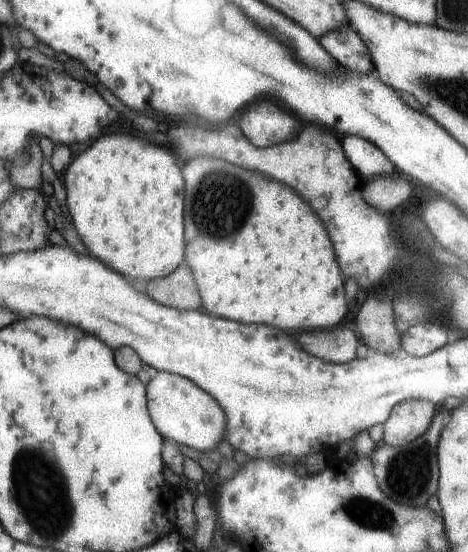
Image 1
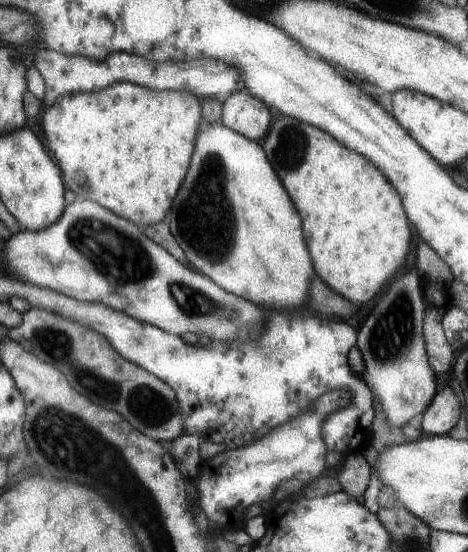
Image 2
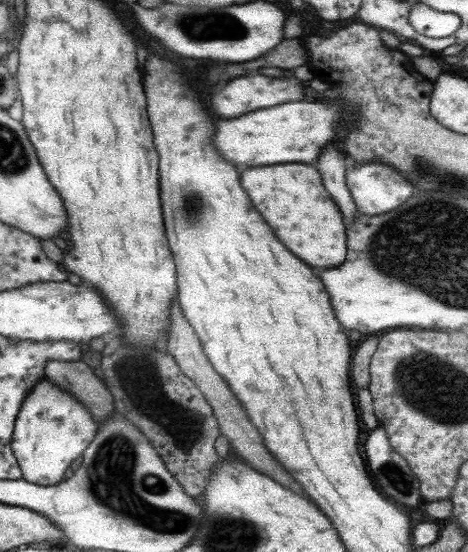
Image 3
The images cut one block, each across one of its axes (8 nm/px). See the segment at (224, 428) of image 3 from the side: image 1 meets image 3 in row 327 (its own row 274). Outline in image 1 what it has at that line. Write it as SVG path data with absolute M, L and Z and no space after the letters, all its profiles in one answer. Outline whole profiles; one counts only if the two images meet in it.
M183 262L168 276L146 284L146 295L157 304L184 311L201 310L202 300L191 269Z

